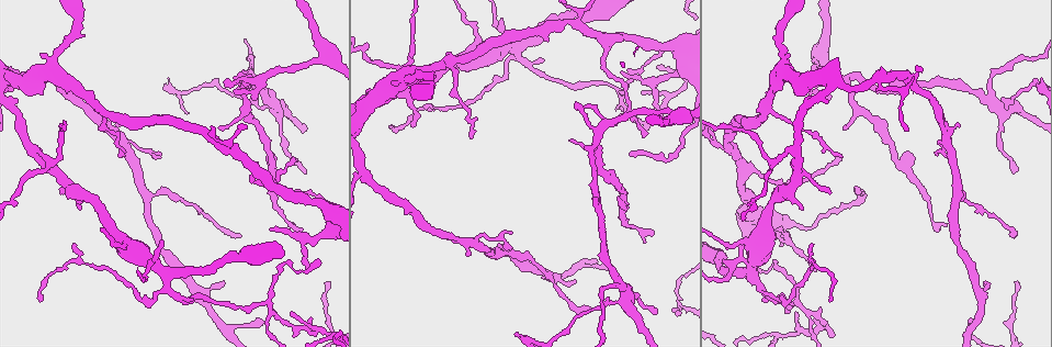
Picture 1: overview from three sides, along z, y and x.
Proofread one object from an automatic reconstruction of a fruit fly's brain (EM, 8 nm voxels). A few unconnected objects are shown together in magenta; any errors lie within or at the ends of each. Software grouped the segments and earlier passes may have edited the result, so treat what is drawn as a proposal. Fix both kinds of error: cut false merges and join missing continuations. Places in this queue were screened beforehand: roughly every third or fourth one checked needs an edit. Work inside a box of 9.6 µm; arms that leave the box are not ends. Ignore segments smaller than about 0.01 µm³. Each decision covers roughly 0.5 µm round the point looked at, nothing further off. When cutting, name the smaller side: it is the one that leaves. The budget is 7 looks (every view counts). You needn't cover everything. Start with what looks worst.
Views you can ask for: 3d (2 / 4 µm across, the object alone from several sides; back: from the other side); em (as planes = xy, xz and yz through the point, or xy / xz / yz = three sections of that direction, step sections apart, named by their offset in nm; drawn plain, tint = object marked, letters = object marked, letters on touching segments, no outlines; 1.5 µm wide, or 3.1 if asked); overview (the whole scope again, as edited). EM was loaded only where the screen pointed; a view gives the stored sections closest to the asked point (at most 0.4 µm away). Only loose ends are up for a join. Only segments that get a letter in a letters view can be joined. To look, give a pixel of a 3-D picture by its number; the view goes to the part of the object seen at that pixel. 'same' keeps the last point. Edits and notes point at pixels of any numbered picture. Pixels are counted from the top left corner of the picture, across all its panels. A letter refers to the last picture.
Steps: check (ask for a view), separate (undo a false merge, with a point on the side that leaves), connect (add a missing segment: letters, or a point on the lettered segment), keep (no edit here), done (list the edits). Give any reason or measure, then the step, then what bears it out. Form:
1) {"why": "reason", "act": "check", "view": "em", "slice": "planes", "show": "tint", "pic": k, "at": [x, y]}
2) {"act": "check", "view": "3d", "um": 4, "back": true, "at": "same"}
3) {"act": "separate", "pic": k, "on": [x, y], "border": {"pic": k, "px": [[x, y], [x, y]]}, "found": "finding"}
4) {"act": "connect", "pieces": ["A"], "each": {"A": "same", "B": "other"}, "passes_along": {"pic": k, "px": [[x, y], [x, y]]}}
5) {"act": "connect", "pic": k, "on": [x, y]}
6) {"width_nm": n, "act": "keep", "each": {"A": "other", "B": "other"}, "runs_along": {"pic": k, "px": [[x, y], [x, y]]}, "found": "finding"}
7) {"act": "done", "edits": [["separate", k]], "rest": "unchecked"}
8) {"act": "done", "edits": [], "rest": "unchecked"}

{"act": "check", "view": "em", "slice": "planes", "show": "letters", "pic": 1, "at": [1014, 172]}

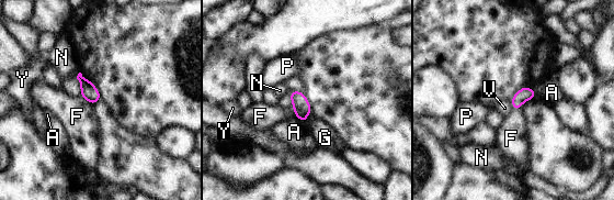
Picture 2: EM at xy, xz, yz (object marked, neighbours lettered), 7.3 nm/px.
{"act": "keep", "each": {"A": "other", "F": "other", "G": "other", "N": "other", "P": "other", "V": "other", "Y": "other"}, "border": {"pic": 2, "px": [[80, 96], [92, 104]]}, "found": "no lettered segment goes on from it"}

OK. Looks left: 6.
{"act": "check", "view": "em", "slice": "yz", "step": 8, "show": "tint", "pic": 1, "at": [622, 300]}

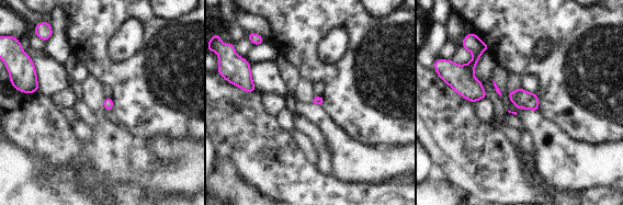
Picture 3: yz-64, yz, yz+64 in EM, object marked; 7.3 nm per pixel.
{"act": "check", "view": "em", "slice": "xy", "step": 4, "show": "letters", "at": "same"}

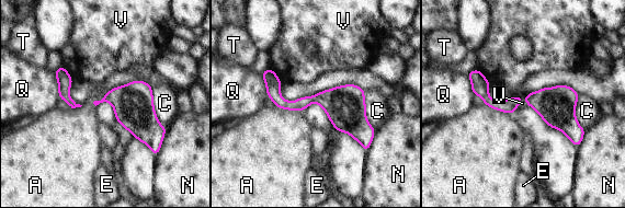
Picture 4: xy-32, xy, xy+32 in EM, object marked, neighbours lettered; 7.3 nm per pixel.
{"act": "keep", "each": {"A": "other", "C": "other", "E": "other", "N": "other", "Q": "other", "T": "other", "V": "other"}, "border": {"pic": 4, "px": [[484, 103], [499, 111], [512, 114]]}, "found": "all the same neuron"}

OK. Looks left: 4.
{"why": "free end", "act": "check", "view": "em", "slice": "xy", "step": 8, "show": "letters", "pic": 1, "at": [1013, 237]}

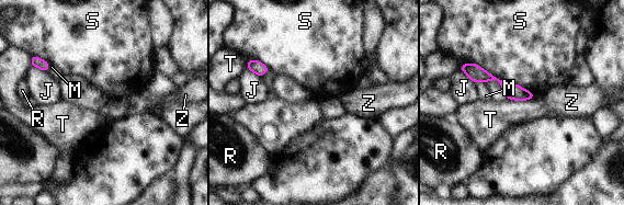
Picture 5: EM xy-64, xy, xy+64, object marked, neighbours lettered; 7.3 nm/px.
{"longest_contact_nm": ["S", 600], "act": "keep", "each": {"J": "other", "M": "other", "R": "other", "S": "other", "T": "other", "Z": "other"}, "found": "no lettered segment goes on from it"}

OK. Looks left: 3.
{"act": "done", "edits": [], "rest": "unchecked"}

